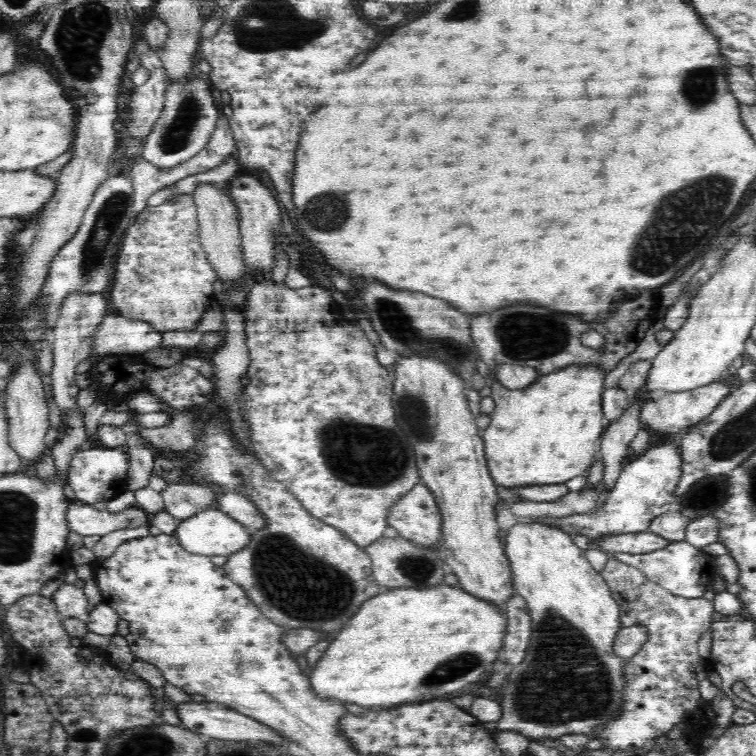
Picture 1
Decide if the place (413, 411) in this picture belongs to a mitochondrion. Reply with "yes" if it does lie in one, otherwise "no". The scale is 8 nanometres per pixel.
yes

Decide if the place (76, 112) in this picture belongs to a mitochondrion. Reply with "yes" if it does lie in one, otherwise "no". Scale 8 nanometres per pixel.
no

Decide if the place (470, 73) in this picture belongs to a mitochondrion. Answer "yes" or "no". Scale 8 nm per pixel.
no

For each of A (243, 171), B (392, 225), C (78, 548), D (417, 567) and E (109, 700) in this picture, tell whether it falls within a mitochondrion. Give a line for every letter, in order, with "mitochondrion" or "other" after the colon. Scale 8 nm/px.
A: other
B: other
C: other
D: mitochondrion
E: other

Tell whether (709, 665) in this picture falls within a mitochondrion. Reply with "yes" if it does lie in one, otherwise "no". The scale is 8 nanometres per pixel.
no

